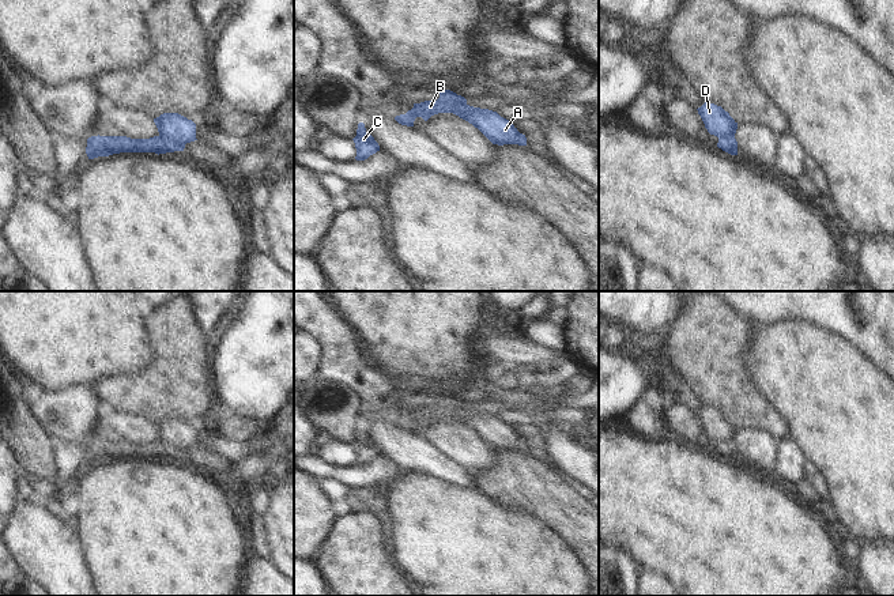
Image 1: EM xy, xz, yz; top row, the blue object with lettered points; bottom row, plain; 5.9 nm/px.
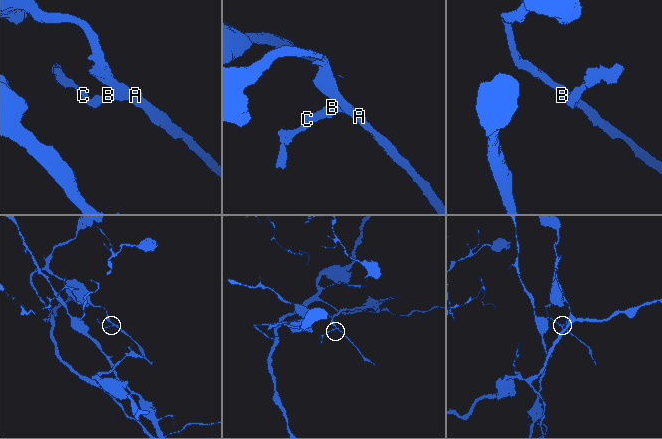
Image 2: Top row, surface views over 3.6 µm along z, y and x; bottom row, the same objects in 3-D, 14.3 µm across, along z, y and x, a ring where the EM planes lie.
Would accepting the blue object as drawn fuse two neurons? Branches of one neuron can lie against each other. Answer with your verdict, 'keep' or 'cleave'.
cleave

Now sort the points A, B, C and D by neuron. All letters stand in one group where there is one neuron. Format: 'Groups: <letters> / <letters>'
Groups: A D / B C

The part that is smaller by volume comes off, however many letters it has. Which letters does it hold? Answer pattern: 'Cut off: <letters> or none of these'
Cut off: B, C

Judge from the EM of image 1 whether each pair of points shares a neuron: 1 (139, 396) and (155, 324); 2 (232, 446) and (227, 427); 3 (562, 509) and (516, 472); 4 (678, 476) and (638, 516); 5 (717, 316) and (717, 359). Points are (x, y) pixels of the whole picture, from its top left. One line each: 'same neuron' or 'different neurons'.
1: same neuron
2: different neurons
3: same neuron
4: same neuron
5: same neuron

